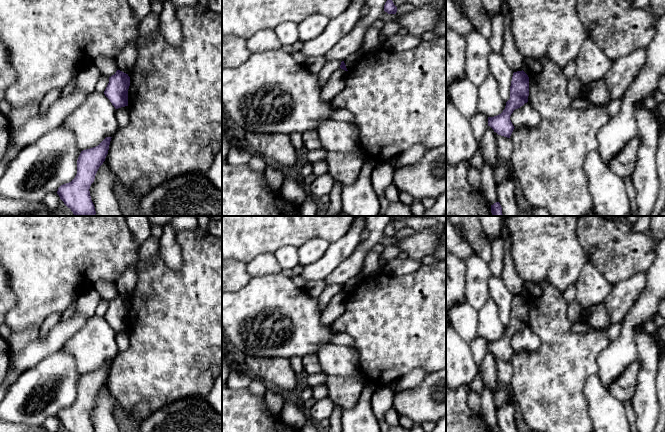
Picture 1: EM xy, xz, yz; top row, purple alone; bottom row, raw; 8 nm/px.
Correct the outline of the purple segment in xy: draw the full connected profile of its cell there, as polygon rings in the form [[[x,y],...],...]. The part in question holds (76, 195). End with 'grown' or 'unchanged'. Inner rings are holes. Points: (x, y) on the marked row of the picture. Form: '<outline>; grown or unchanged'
[[[106,137],[98,146],[81,151],[77,160],[75,178],[58,188],[57,194],[64,204],[71,209],[75,216],[95,216],[96,211],[90,196],[90,186],[94,182],[99,167],[105,161],[112,137]]]; unchanged

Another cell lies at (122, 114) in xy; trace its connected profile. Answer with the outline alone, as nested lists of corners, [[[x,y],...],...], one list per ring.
[[[128,106],[116,109],[115,116],[119,125],[119,128],[127,126],[130,122]]]

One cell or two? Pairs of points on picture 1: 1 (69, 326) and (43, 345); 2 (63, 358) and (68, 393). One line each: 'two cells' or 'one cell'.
1: one cell
2: one cell

